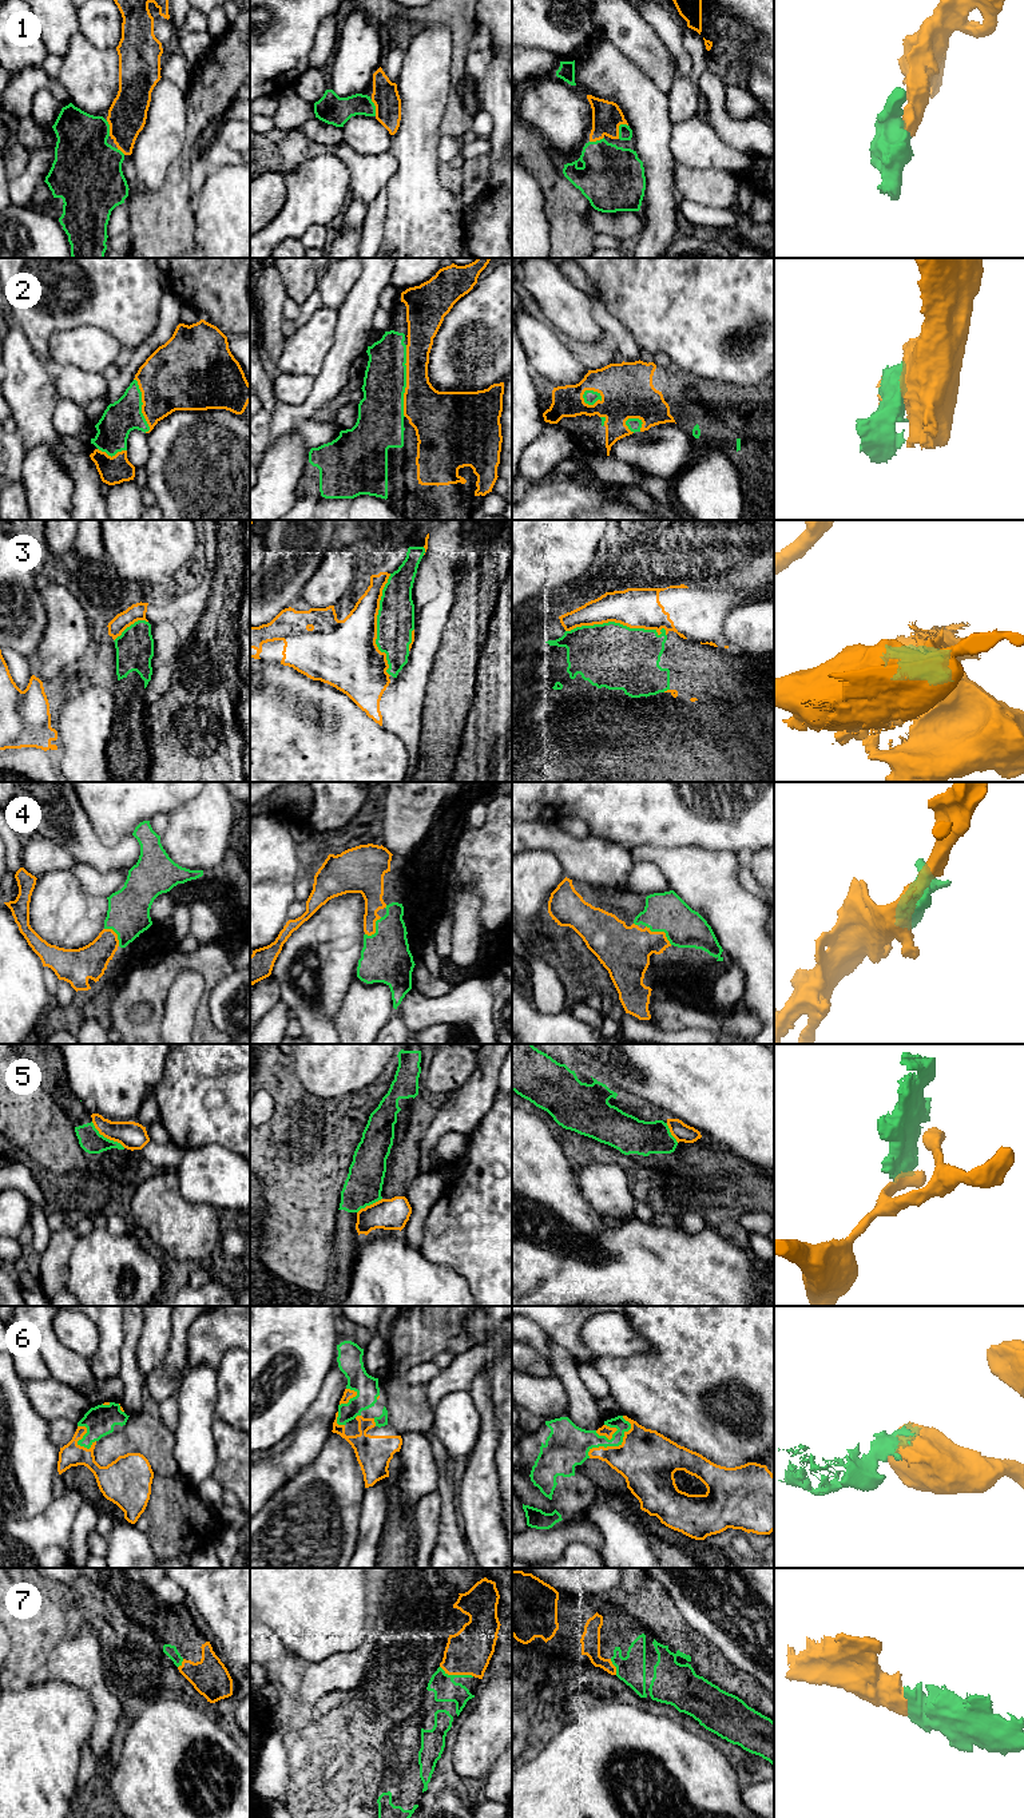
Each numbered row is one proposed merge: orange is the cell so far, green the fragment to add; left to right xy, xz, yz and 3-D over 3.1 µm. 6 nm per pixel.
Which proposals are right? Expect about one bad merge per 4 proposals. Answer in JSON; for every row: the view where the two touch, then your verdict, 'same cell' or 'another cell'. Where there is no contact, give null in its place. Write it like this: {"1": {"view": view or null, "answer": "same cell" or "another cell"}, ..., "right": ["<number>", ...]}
{"1": {"view": "yz", "answer": "same cell"}, "2": {"view": "xz", "answer": "same cell"}, "3": {"view": "yz", "answer": "another cell"}, "4": {"view": "yz", "answer": "same cell"}, "5": {"view": "xy", "answer": "another cell"}, "6": {"view": "yz", "answer": "same cell"}, "7": {"view": "xz", "answer": "same cell"}, "right": ["1", "2", "4", "6", "7"]}

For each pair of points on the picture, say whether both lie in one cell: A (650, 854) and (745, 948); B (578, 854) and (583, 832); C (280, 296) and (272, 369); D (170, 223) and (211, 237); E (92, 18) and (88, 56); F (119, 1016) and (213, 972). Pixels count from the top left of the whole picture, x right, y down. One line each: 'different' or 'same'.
A: same
B: different
C: same
D: different
E: different
F: same

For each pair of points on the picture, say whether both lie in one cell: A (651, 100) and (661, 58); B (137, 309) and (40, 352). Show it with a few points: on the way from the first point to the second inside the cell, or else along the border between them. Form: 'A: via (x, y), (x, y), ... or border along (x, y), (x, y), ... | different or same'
A: border along (632, 63), (667, 94) | different
B: via (108, 309), (78, 309), (52, 324) | same

